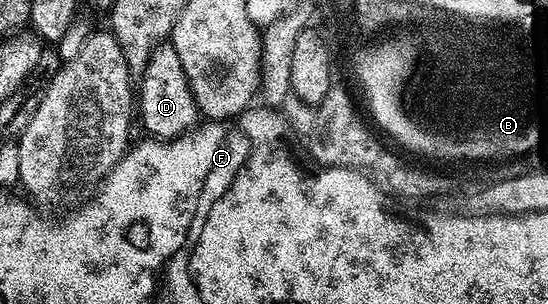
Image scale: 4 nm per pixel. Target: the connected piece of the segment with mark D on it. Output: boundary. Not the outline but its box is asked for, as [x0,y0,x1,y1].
[136,42,200,142]

